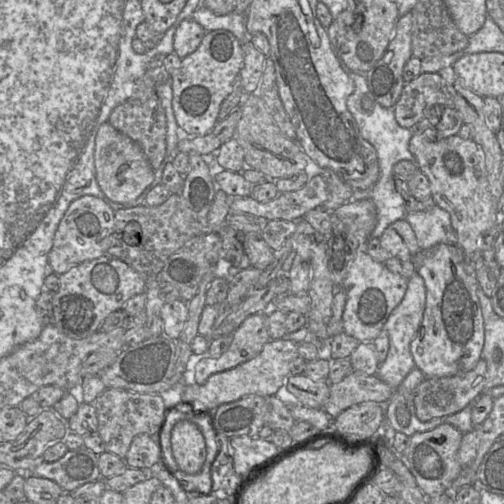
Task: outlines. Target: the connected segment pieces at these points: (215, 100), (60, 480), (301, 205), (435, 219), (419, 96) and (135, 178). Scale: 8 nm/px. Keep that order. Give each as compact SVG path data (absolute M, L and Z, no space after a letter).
M228 30L206 31L197 49L181 59L180 67L171 74L172 107L178 127L189 136L203 136L218 121L221 103L232 90L243 65L242 43Z
M82 447L69 450L55 462L42 460L25 477L47 478L57 483L64 492L72 493L80 486L101 479L98 457L94 452Z
M311 173L307 183L299 190L279 193L268 202L258 202L251 196L230 201L230 214L251 214L269 220L299 221L329 198L327 184L319 173Z
M437 205L425 211L409 212L405 219L411 225L422 251L438 244L458 245L449 213Z
M421 73L405 83L393 108L397 123L412 129L433 105L452 106L444 81L439 73Z
M109 122L102 123L98 129L94 165L99 188L113 202L124 204L137 199L154 180L154 170L140 146Z

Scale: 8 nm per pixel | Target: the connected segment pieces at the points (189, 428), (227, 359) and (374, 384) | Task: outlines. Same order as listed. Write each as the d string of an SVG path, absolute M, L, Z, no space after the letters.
M187 420L176 423L171 433L171 448L179 470L192 475L202 469L207 446L196 424Z
M268 312L247 317L231 335L231 344L219 357L202 359L196 365L195 382L206 383L216 373L226 371L255 358L270 340L268 333Z
M352 371L342 381L331 384L324 411L333 419L347 408L364 402L386 404L394 391L377 375Z

